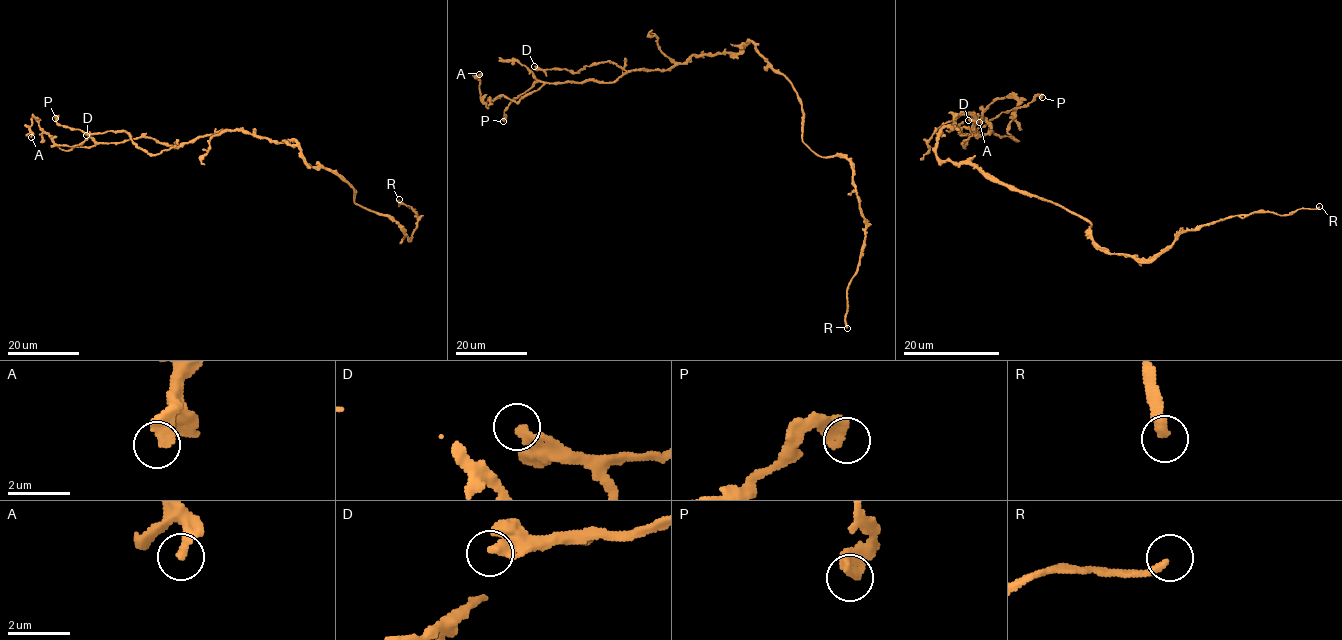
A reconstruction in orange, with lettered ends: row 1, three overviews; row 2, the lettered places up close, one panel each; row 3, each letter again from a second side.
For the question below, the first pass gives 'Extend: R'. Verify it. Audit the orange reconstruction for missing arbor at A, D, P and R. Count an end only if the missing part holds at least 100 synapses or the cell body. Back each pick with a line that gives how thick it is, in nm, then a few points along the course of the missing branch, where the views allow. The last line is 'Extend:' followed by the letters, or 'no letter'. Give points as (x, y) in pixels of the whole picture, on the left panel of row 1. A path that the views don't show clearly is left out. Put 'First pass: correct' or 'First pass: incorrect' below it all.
R: Thickness 240 nm. Course of what is missing: (399, 199), (400, 163), (329, 96), (260, 121), (268, 16), (310, 68), (332, 50)
Extend: R
First pass: correct

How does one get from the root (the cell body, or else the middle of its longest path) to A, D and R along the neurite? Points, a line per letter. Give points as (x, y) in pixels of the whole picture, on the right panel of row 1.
A: (942, 160), (938, 134), (961, 114), (979, 134), (989, 122), (1016, 140), (1017, 101), (997, 97), (979, 122)
D: (942, 160), (939, 132), (971, 114), (974, 136), (965, 145), (977, 116), (968, 120)
R: (942, 160), (968, 162), (1064, 206), (1090, 224), (1100, 248), (1138, 259), (1233, 216), (1319, 206)

